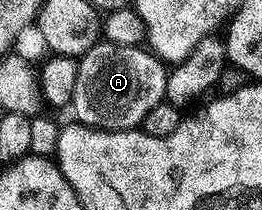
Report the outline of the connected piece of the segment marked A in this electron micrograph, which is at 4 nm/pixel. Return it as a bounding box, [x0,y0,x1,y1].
[71,39,166,130]

